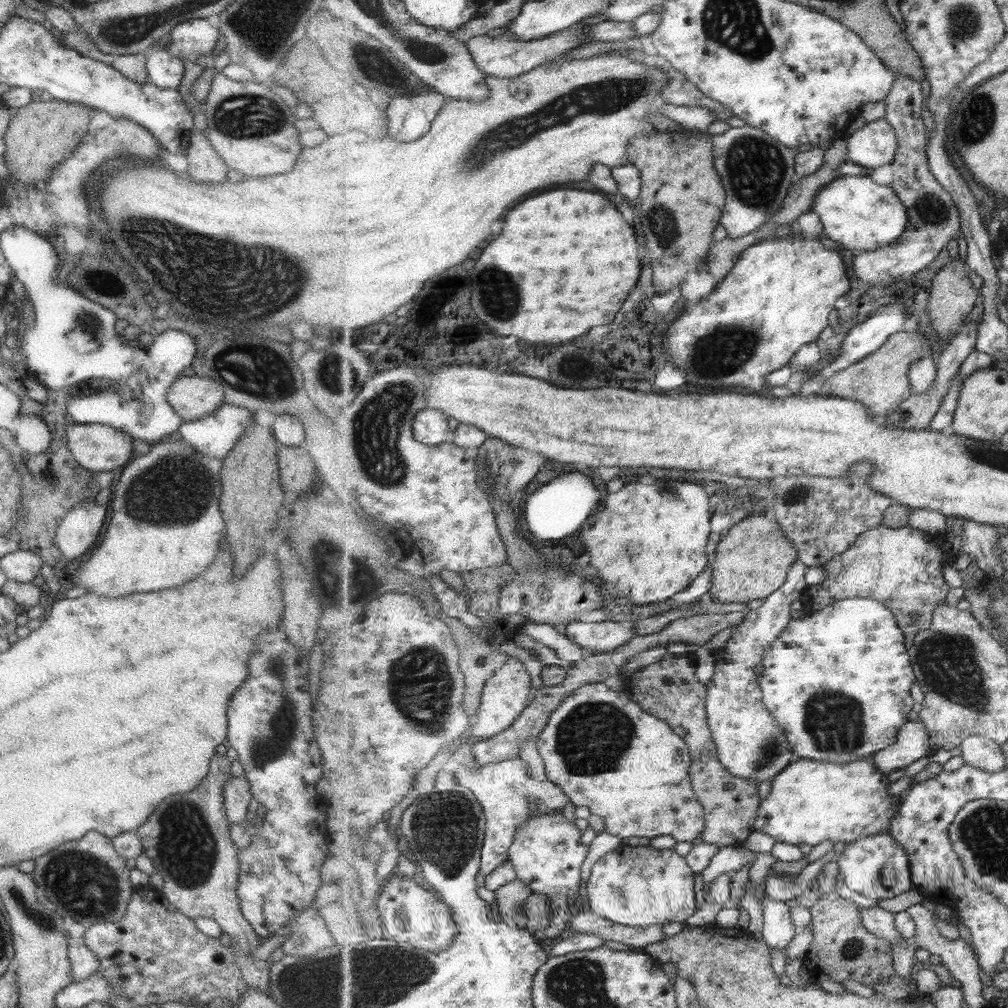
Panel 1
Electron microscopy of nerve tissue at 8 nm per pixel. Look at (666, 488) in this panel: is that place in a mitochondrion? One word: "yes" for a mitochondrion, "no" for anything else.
yes

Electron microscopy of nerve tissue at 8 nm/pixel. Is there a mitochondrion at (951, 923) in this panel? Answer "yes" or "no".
no

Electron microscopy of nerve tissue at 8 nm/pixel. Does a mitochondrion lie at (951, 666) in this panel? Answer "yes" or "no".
yes

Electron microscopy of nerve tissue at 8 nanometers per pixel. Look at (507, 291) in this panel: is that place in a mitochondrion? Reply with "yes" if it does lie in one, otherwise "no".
yes

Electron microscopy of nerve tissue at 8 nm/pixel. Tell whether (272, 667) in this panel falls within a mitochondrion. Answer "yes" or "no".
yes

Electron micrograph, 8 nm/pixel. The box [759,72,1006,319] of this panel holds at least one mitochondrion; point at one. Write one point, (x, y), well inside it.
(974, 119)

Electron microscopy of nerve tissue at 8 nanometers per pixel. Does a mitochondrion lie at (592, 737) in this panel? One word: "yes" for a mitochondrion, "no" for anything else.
yes

